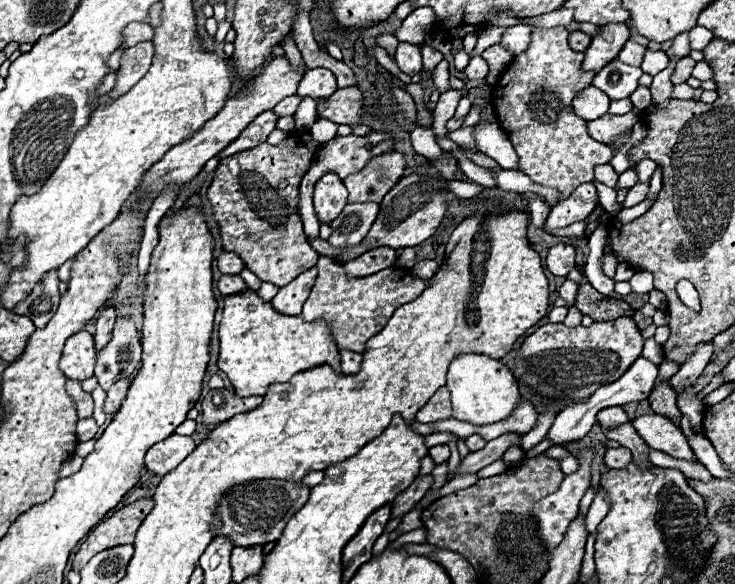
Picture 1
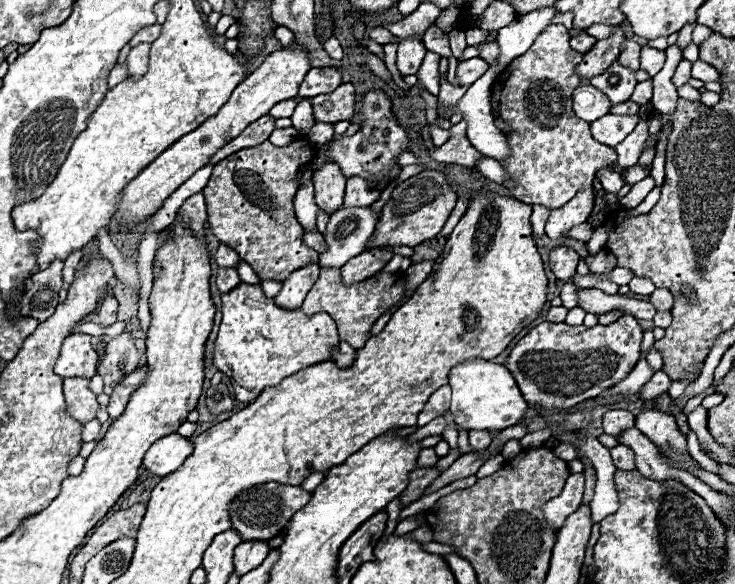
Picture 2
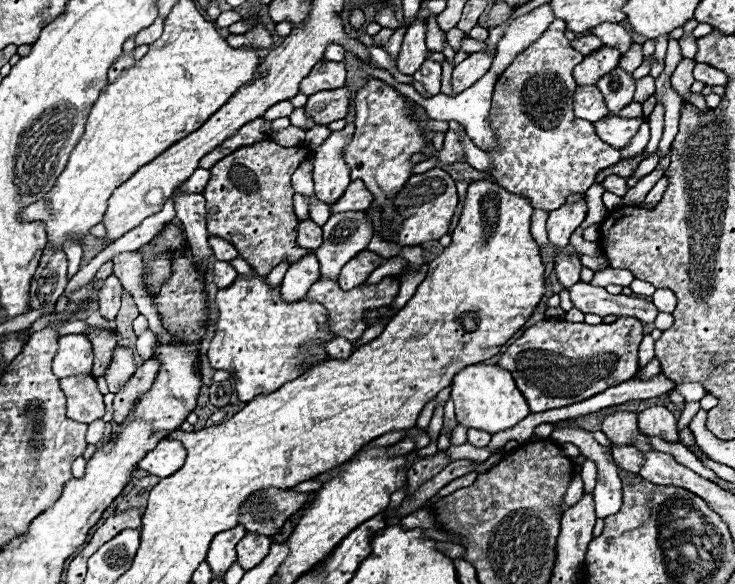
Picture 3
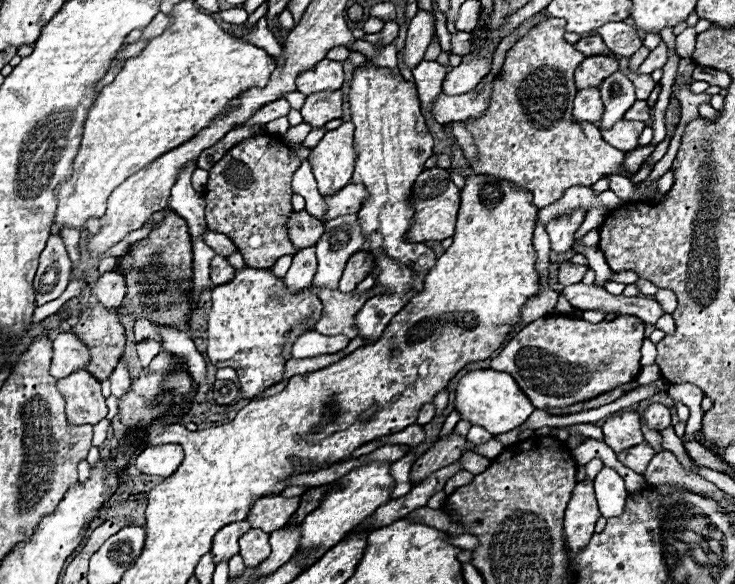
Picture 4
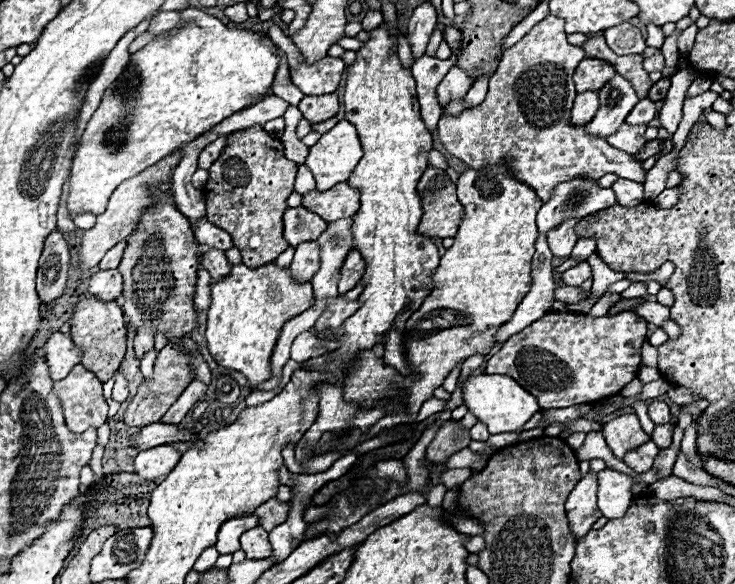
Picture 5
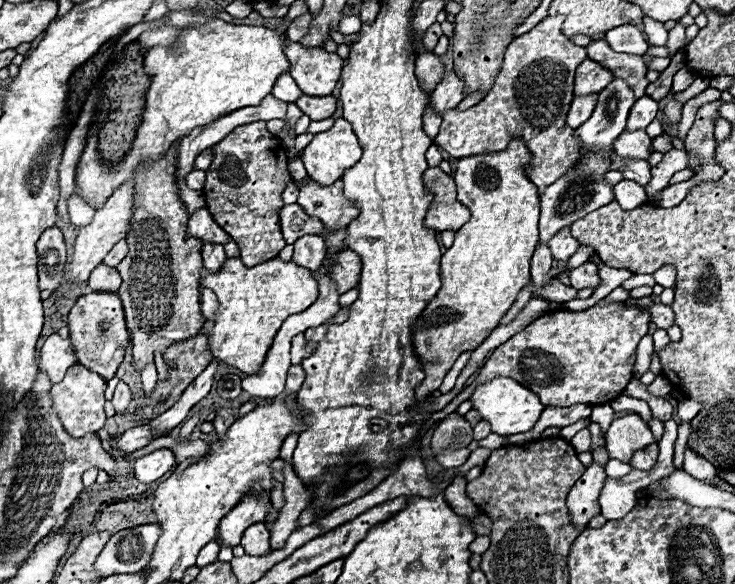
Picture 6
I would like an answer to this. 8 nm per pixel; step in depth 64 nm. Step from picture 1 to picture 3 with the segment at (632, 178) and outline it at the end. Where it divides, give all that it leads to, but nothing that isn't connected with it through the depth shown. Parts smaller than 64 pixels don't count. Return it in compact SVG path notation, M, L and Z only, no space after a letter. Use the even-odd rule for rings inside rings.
M656 152L653 155L649 156L648 158L645 158L642 162L640 162L632 177L640 179L648 175L656 168L658 162L659 162L659 154L658 152Z

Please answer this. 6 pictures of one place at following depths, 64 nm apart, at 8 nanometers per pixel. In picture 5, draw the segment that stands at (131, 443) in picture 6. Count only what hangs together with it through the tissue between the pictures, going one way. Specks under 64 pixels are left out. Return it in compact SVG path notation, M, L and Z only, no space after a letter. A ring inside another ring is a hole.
M154 422L154 424L142 426L136 434L132 434L130 436L130 446L142 451L176 442L176 440L190 440L190 438L194 438L194 434L190 434L188 430L178 430L178 426Z

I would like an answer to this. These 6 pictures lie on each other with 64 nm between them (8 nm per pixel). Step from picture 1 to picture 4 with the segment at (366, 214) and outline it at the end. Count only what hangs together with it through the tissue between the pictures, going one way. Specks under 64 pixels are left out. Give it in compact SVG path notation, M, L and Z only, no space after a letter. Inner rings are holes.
M356 214L340 216L324 224L326 230L316 242L318 270L312 280L316 288L336 290L348 258L364 246L364 236L360 236L360 224L356 224Z

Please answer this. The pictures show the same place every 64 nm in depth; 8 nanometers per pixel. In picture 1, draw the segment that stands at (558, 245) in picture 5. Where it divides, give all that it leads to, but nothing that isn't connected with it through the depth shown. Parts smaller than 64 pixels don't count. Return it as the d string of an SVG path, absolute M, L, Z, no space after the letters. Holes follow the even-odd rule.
M582 184L580 188L576 188L576 192L572 192L572 196L568 196L568 200L562 200L552 208L546 220L546 228L552 232L558 228L566 228L574 222L586 220L590 212L596 208L596 204L598 204L596 188Z

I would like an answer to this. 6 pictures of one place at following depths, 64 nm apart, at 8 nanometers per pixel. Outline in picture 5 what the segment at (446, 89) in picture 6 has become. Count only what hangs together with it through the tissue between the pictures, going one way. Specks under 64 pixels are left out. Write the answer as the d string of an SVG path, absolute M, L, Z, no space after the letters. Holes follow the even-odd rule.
M450 68L450 72L444 76L444 80L440 82L436 96L438 96L438 104L444 108L450 104L450 100L462 100L466 96L466 92L472 86L472 78L460 70L460 68Z

